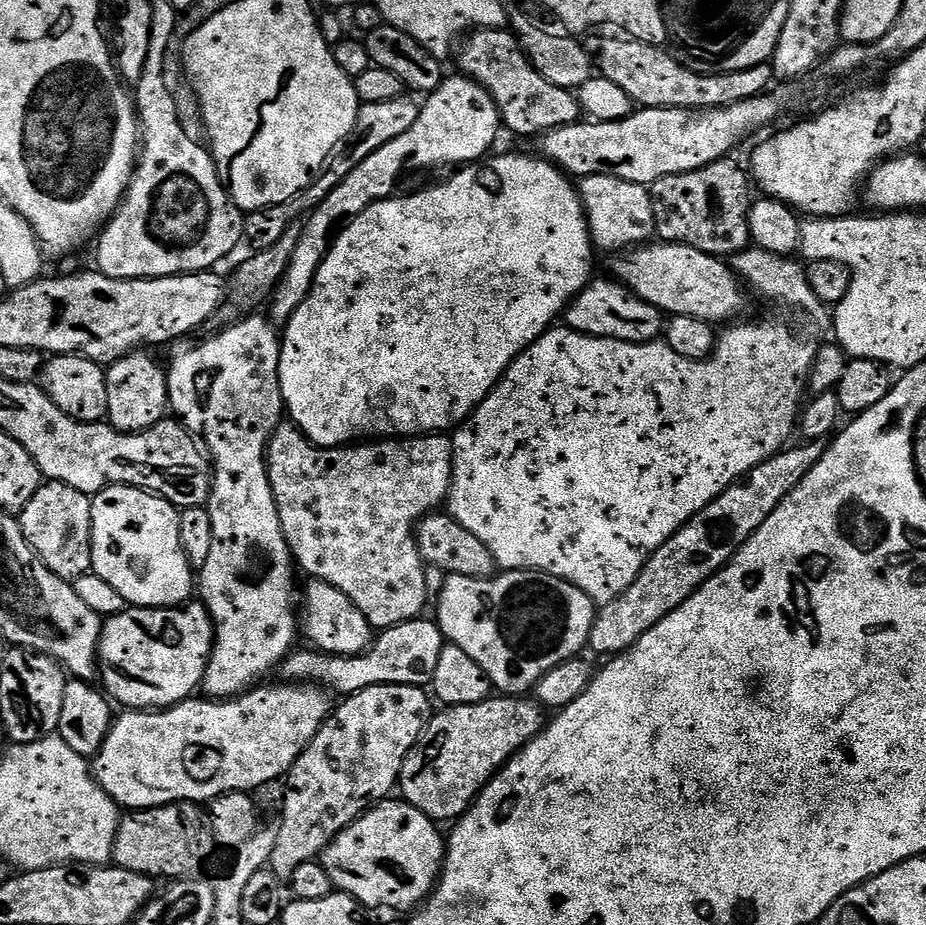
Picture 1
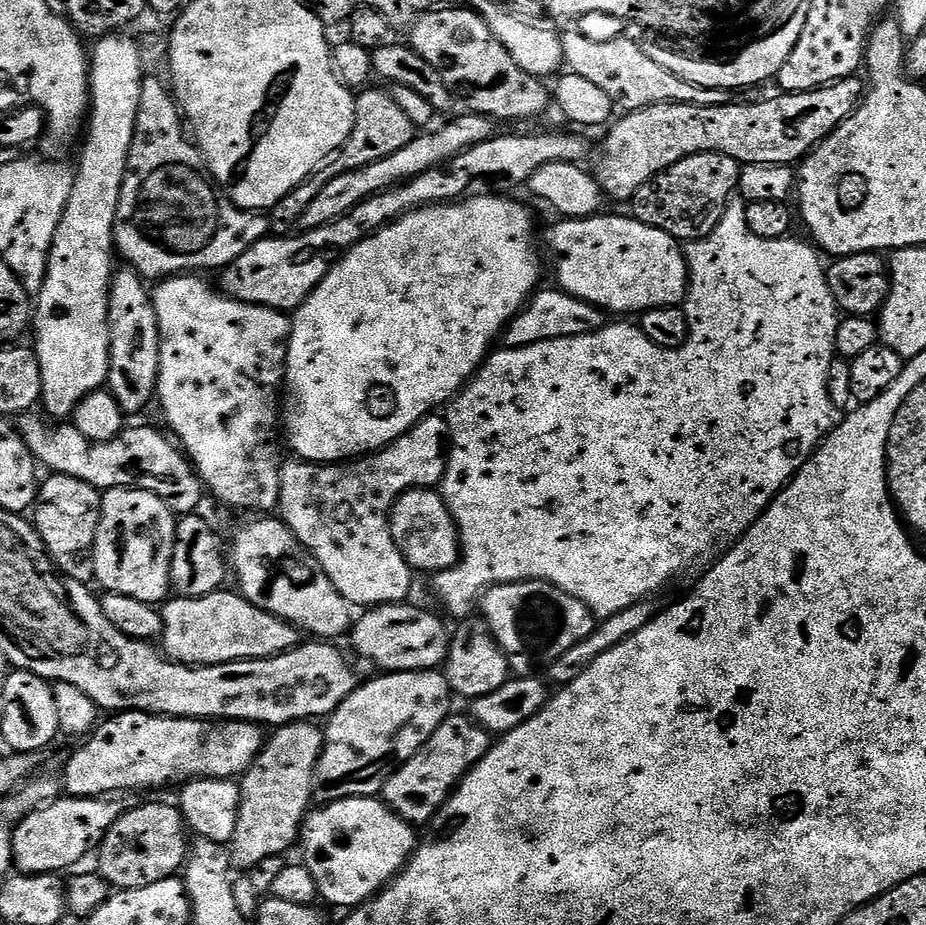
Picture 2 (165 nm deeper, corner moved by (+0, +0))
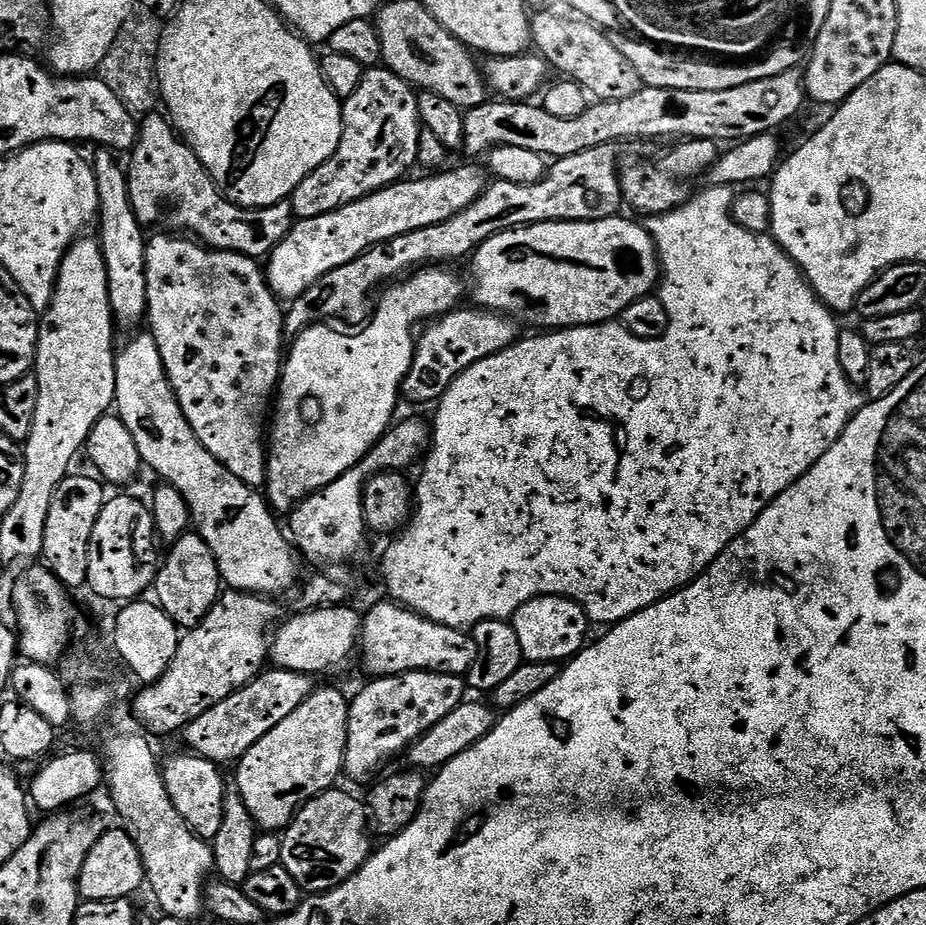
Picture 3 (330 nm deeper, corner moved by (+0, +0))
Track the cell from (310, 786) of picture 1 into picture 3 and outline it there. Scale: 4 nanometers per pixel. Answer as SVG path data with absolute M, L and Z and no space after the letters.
M414 671L402 673L400 676L382 676L368 680L369 684L361 690L355 697L351 697L348 706L348 741L344 751L344 771L345 777L349 776L358 783L367 785L375 781L377 777L385 771L384 767L395 758L396 755L407 753L412 747L412 743L423 734L430 730L450 710L454 710L459 704L465 703L466 684L459 676L451 676L446 673L436 673L432 671Z

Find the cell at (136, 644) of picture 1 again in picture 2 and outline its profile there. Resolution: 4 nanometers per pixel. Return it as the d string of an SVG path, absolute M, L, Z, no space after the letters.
M228 591L206 594L202 598L176 596L163 605L160 626L164 640L162 652L167 659L193 666L266 659L301 643L301 633L293 624L254 606L239 591Z

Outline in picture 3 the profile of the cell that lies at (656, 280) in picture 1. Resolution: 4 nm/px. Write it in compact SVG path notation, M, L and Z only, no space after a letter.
M617 214L601 220L567 220L566 222L546 222L545 224L528 224L525 228L511 228L505 232L494 234L486 242L478 245L470 257L472 263L472 284L470 280L470 296L481 309L490 312L502 312L525 325L533 324L536 330L559 330L562 328L581 328L587 324L607 324L615 321L638 298L649 295L657 287L661 279L660 255L656 252L656 243L643 223L635 224L632 220L623 220Z

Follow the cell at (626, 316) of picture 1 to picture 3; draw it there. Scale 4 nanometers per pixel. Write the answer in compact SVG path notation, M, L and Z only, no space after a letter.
M460 306L453 311L445 312L443 316L433 319L421 336L419 333L416 353L404 379L402 396L405 401L409 400L412 404L439 401L447 388L467 368L474 366L474 362L482 362L482 358L490 358L521 339L521 325L513 317L506 316L502 312L481 310L476 306L464 307Z

